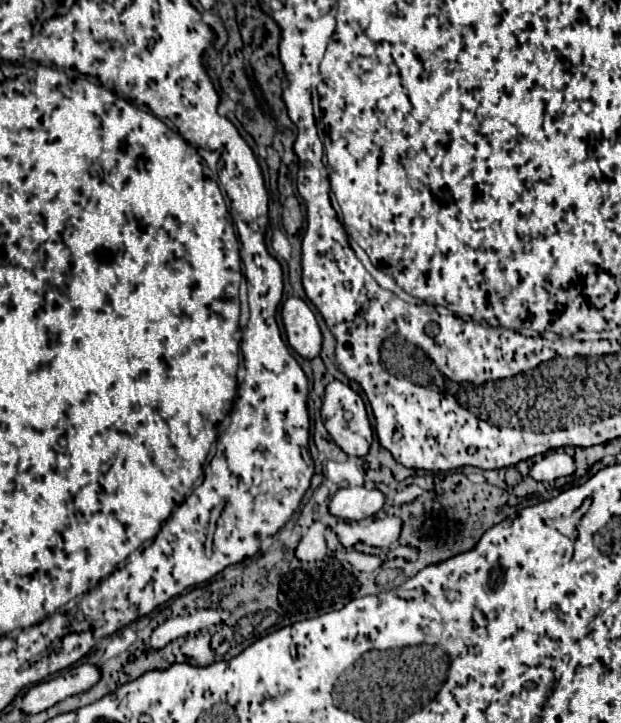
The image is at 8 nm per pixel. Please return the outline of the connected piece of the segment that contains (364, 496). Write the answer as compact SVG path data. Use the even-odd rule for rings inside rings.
M362 486L340 488L328 502L328 512L344 520L360 520L362 506L384 506L384 496L380 490L366 490Z

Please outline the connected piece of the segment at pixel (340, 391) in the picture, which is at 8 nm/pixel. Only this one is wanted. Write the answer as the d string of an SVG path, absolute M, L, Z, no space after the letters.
M332 380L326 386L326 394L322 398L320 416L322 416L322 422L324 422L330 438L348 456L366 456L368 454L368 448L372 444L372 432L370 432L368 414L364 416L364 402L362 402L362 398L348 384L342 384L340 380Z

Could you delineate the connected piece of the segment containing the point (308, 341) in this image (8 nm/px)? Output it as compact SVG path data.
M292 296L282 304L280 314L288 344L304 358L318 356L322 346L322 334L316 324L316 316L306 306L306 302L298 296Z

